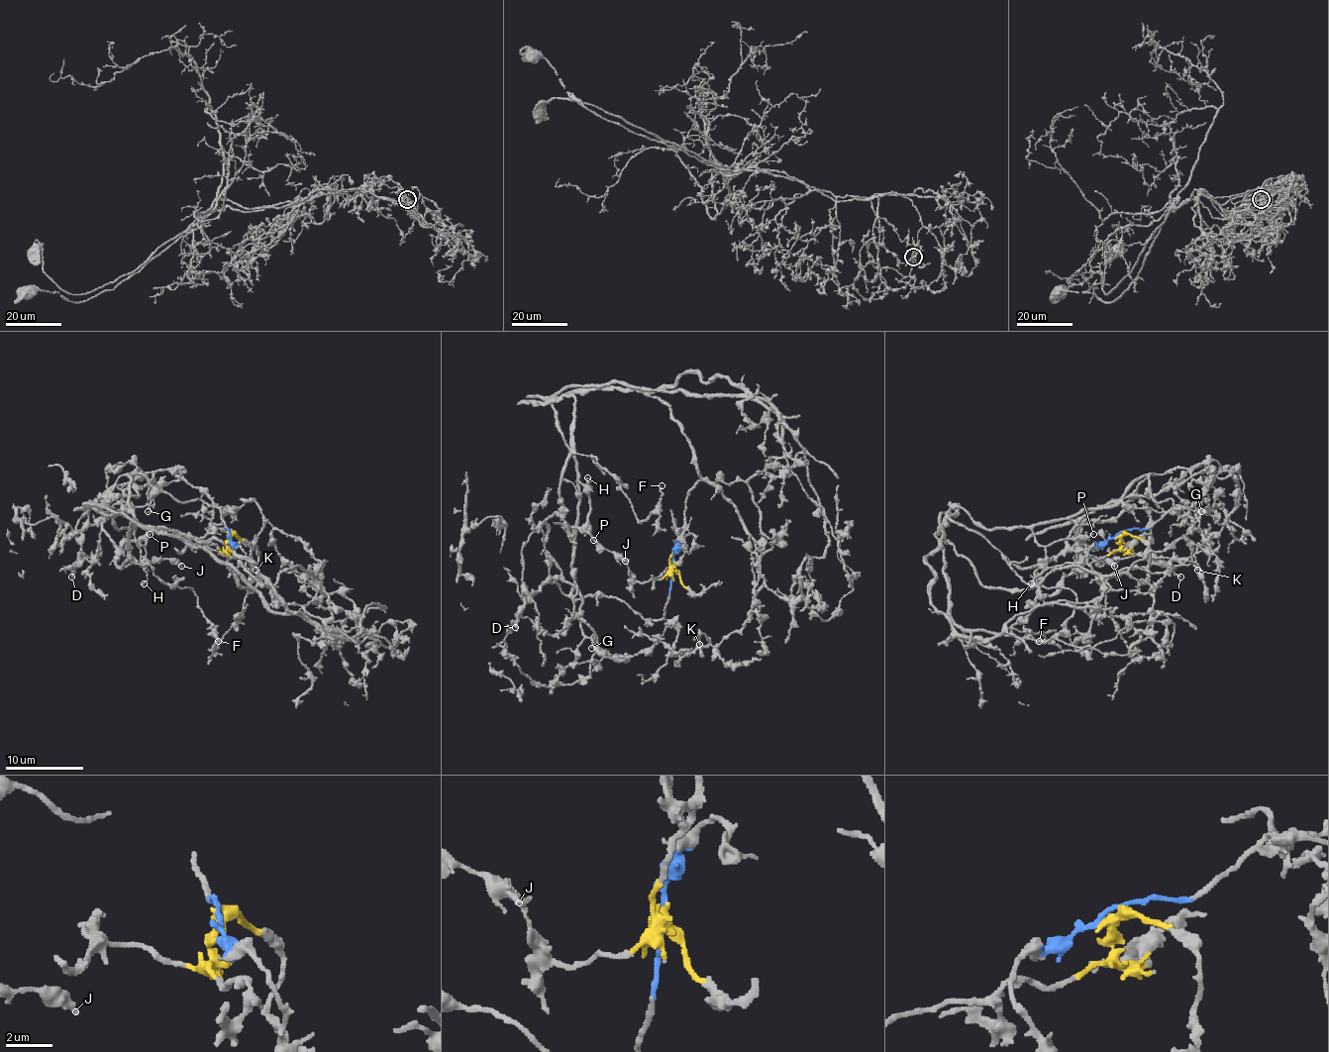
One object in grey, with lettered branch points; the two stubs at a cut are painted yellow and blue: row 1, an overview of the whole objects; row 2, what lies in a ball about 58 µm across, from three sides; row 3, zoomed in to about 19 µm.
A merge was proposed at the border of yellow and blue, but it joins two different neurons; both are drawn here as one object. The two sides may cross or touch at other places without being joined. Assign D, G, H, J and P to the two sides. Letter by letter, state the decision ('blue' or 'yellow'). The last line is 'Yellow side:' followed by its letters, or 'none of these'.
D: blue
G: blue
H: blue
J: blue
P: blue
Yellow side: none of these

